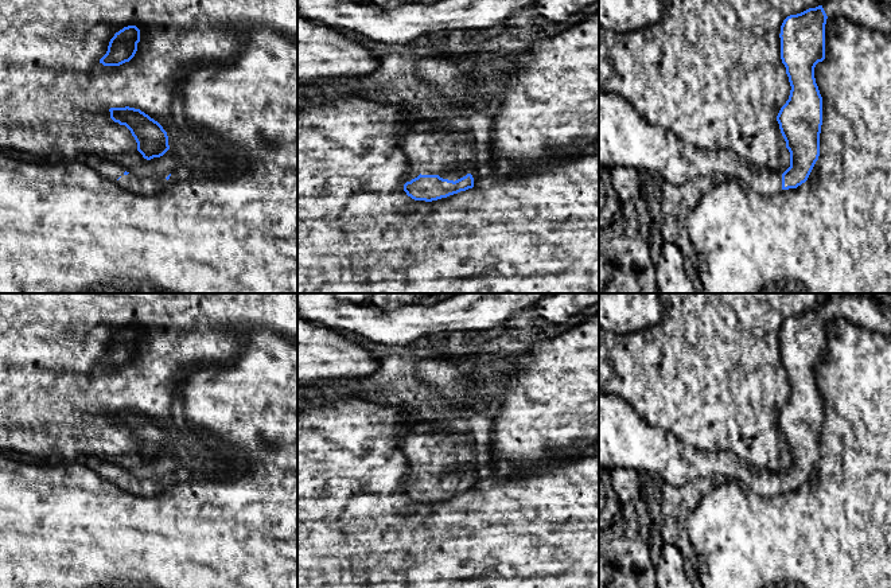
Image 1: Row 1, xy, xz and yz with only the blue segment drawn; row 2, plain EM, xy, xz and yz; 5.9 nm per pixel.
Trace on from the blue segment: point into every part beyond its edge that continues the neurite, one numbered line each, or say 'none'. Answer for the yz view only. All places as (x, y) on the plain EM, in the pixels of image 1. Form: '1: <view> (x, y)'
1: yz (864, 310)
2: yz (626, 440)

